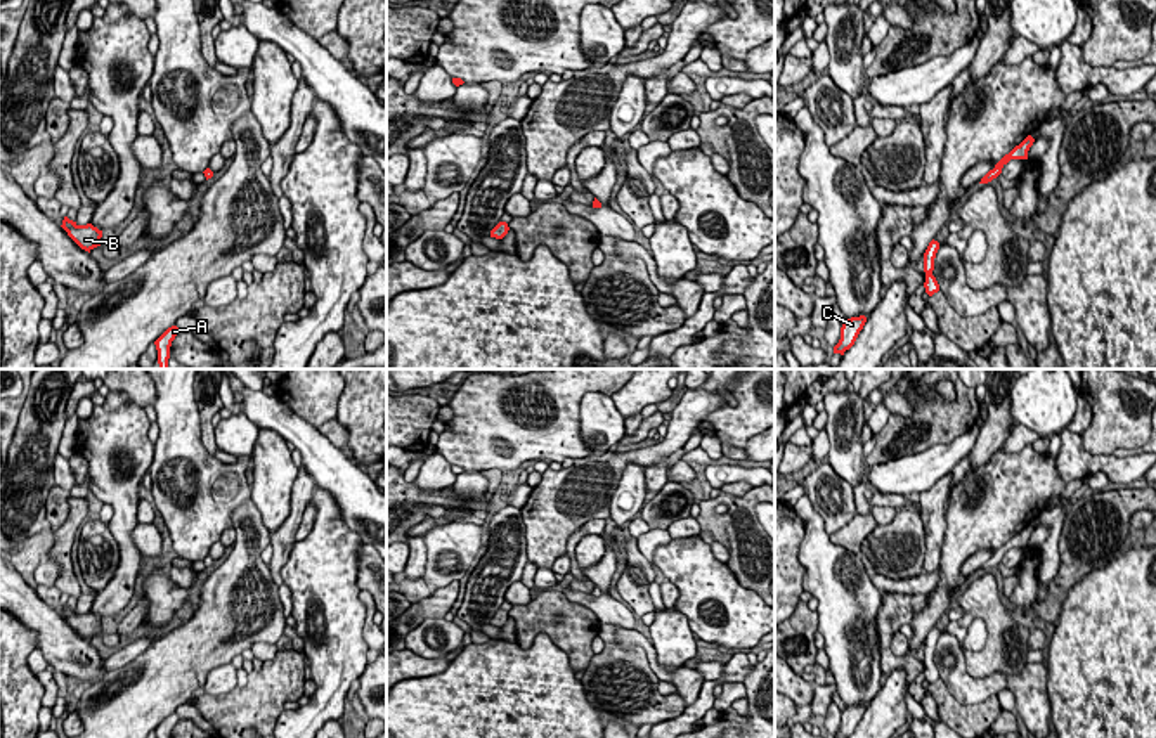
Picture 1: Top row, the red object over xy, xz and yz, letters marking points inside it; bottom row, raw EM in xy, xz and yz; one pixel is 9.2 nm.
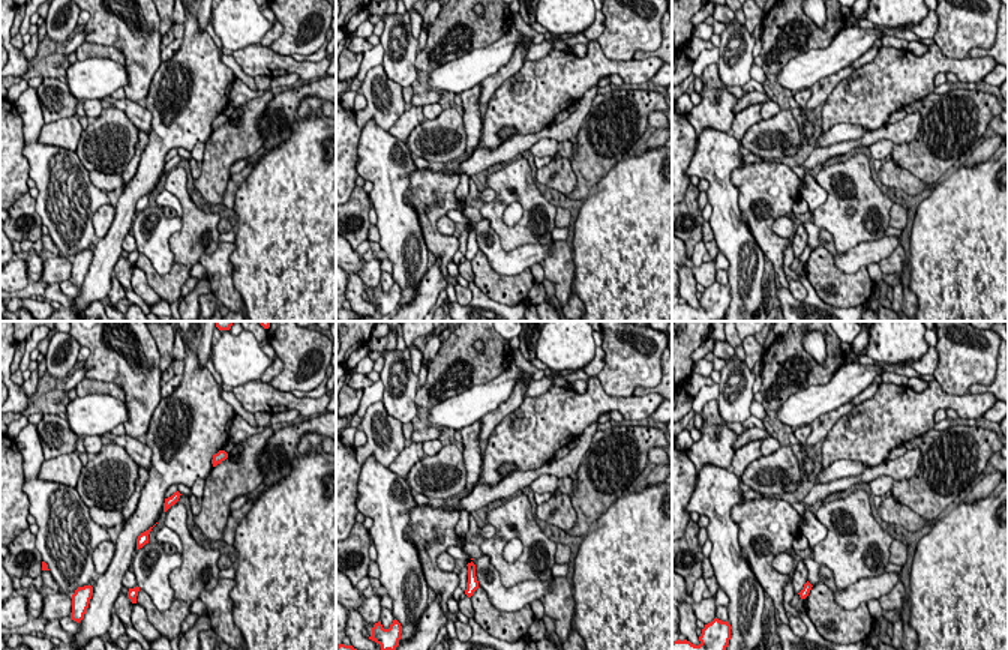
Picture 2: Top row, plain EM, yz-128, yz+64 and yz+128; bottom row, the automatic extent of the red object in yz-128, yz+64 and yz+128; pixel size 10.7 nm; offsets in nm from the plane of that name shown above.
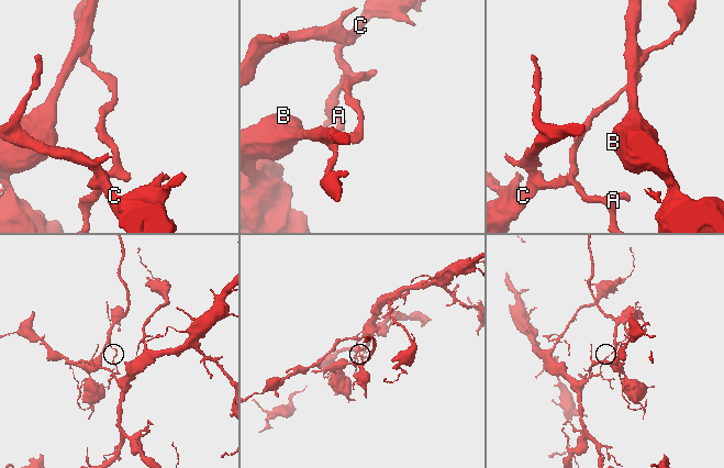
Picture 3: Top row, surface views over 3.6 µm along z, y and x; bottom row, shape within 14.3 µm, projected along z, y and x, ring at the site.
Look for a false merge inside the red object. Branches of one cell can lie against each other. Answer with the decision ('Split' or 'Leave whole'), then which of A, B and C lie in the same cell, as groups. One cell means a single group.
Split. Groups: A C / B

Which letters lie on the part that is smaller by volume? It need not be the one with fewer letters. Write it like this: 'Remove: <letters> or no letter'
Remove: B

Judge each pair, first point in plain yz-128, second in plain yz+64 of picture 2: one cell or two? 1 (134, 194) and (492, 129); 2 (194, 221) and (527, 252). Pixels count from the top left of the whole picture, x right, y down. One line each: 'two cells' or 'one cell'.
1: one cell
2: two cells

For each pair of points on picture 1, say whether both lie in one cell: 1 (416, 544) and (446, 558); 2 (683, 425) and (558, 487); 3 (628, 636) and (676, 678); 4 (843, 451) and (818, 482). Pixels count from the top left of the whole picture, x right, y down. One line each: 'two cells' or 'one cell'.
1: two cells
2: one cell
3: one cell
4: two cells

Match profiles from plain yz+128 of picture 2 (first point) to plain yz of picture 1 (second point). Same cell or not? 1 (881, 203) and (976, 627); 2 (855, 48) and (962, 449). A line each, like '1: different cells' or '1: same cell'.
1: different cells
2: same cell

